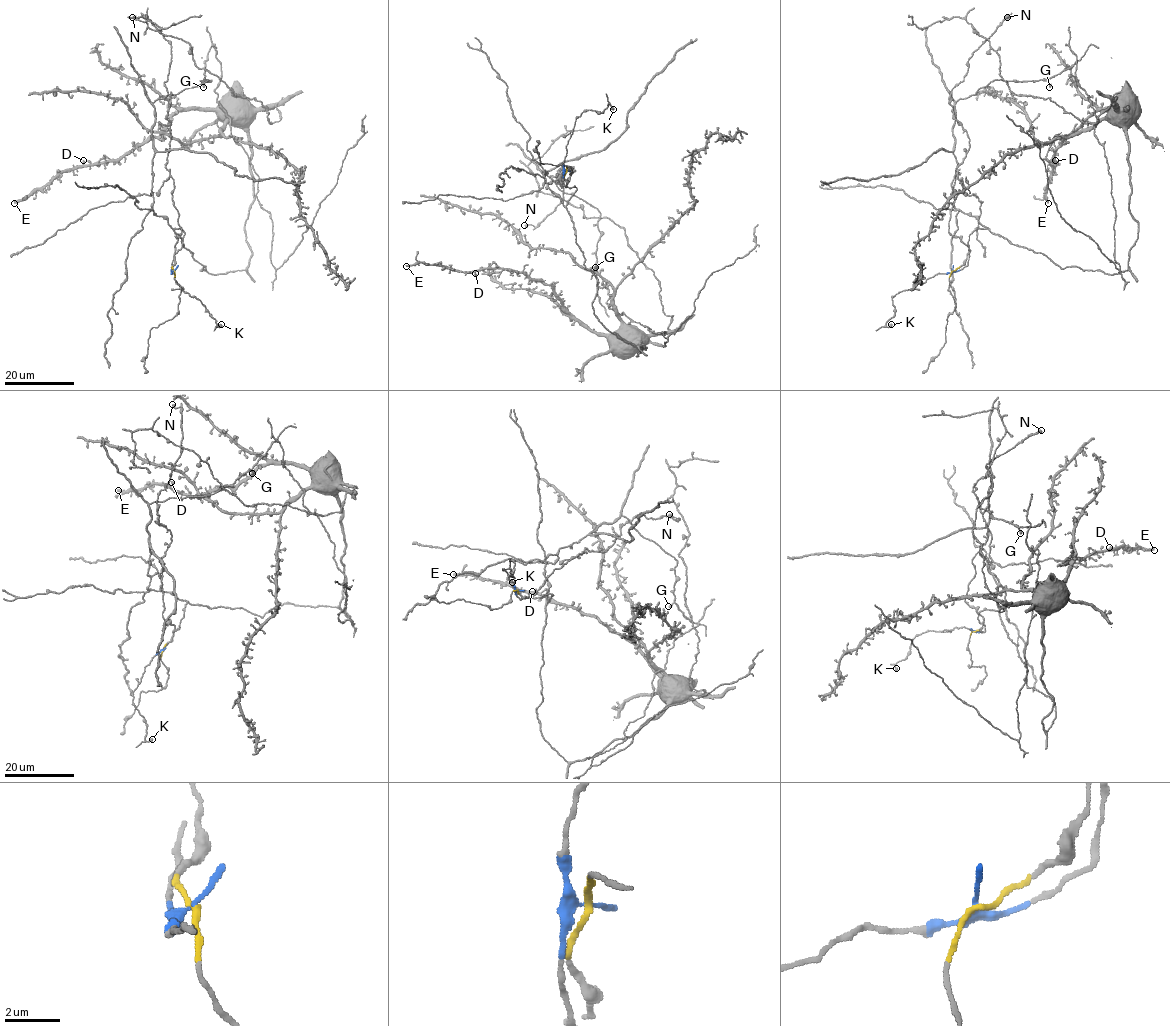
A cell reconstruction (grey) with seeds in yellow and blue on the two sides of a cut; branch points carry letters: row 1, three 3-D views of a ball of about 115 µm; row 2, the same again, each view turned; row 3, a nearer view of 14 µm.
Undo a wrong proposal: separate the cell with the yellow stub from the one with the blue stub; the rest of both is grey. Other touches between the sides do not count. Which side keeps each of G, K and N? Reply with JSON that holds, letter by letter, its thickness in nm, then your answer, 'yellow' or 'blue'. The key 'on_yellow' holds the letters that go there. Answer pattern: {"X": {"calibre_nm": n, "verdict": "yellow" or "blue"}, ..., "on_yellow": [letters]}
{"G": {"calibre_nm": 400, "verdict": "yellow"}, "K": {"calibre_nm": 440, "verdict": "blue"}, "N": {"calibre_nm": 550, "verdict": "yellow"}, "on_yellow": ["G", "N"]}

